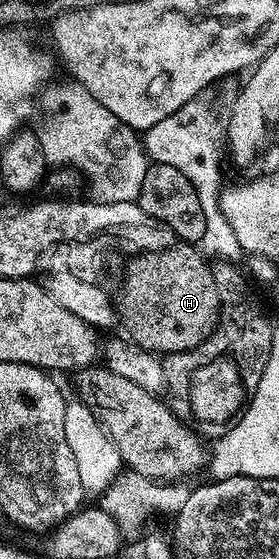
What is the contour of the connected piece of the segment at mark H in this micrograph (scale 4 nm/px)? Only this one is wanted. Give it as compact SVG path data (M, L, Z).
M179 244L178 250L170 253L170 256L162 257L162 265L153 265L153 269L143 272L142 277L134 278L131 282L130 293L122 304L120 313L126 316L126 325L130 328L129 339L139 349L157 355L169 355L183 353L194 349L199 343L211 337L218 327L220 320L220 308L224 301L218 298L220 293L220 281L209 269L207 258L193 244Z

